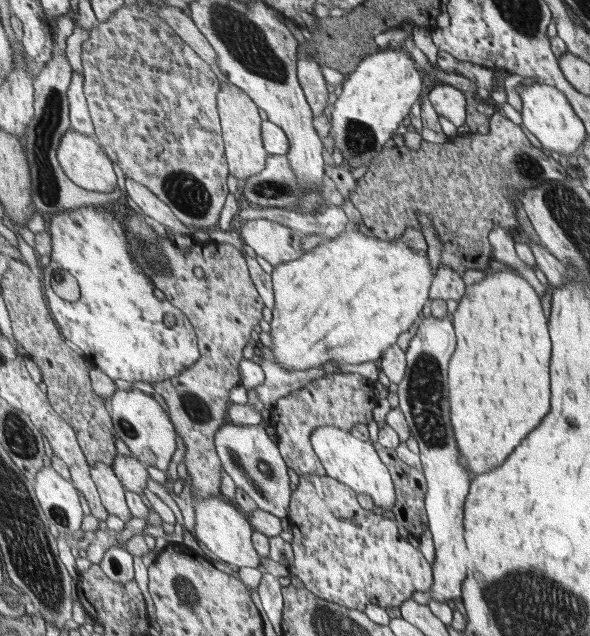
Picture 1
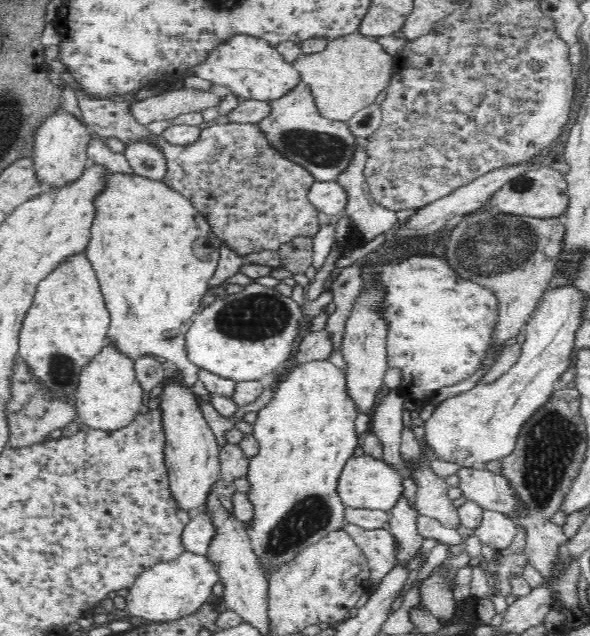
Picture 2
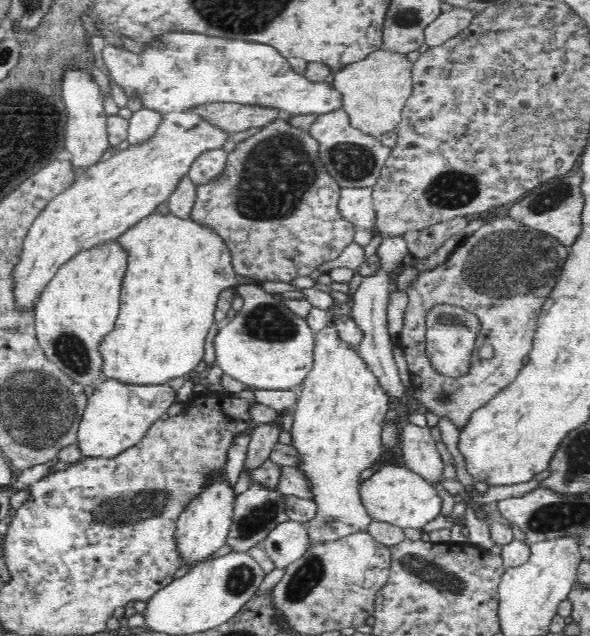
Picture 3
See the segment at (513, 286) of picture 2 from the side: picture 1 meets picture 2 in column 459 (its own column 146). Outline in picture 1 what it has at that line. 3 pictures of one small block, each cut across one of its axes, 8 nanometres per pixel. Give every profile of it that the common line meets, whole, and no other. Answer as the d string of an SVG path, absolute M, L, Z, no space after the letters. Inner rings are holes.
M123 212L120 216L128 240L130 240L129 248L135 261L143 267L143 271L151 277L155 286L165 294L166 298L185 312L197 330L201 352L198 362L186 368L180 376L163 383L153 384L153 388L165 400L171 420L174 421L175 428L186 447L184 463L192 478L193 498L225 498L221 492L221 469L224 467L215 444L216 434L220 427L227 423L227 411L231 406L231 389L242 384L240 370L241 361L245 359L243 348L247 346L247 342L253 334L253 328L257 324L259 325L261 318L263 319L263 308L266 304L250 275L243 251L240 251L235 245L215 243L213 240L209 240L207 243L195 243L197 252L183 252L177 249L172 240L157 236L157 232L147 224L146 216L142 214L129 216ZM199 268L202 268L206 273L205 278L199 276Z

